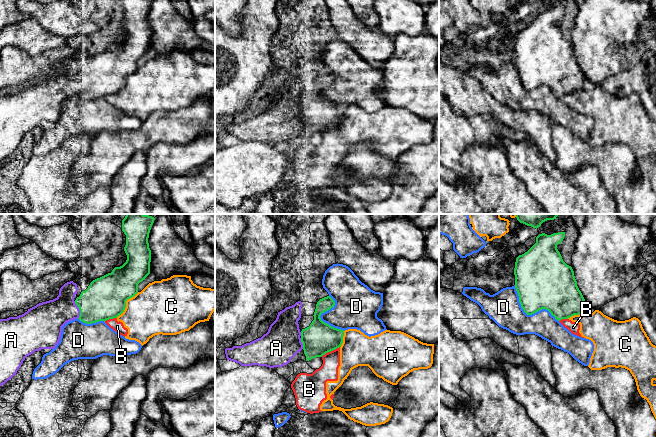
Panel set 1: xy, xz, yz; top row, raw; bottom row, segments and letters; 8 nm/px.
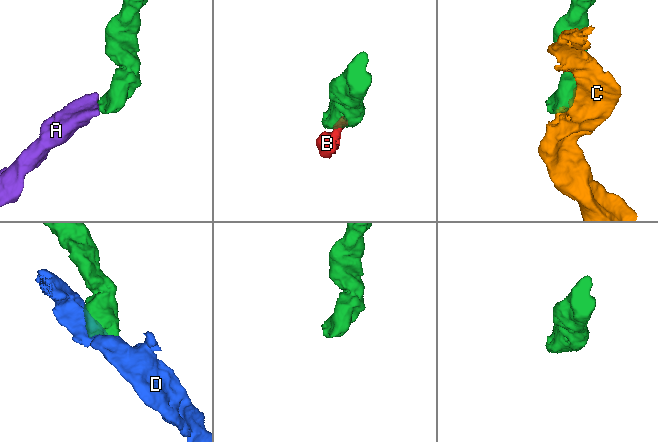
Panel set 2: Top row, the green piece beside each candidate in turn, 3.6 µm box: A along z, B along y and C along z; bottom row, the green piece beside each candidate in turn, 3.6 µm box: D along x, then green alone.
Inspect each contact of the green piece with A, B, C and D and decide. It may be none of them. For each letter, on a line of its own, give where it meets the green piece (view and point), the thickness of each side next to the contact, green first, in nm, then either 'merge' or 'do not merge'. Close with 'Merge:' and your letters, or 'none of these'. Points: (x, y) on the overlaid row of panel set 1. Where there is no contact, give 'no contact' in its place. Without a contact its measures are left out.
A: xy (79, 309) | 340/260 nm | merge
B: xz (330, 351) | 260/150 nm | do not merge
C: xy (125, 304) | 340/380 nm | do not merge
D: yz (528, 314) | 380/260 nm | do not merge
Merge: A

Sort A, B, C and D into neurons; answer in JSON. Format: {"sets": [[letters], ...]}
{"sets": [["A"], ["B", "D"], ["C"]]}

